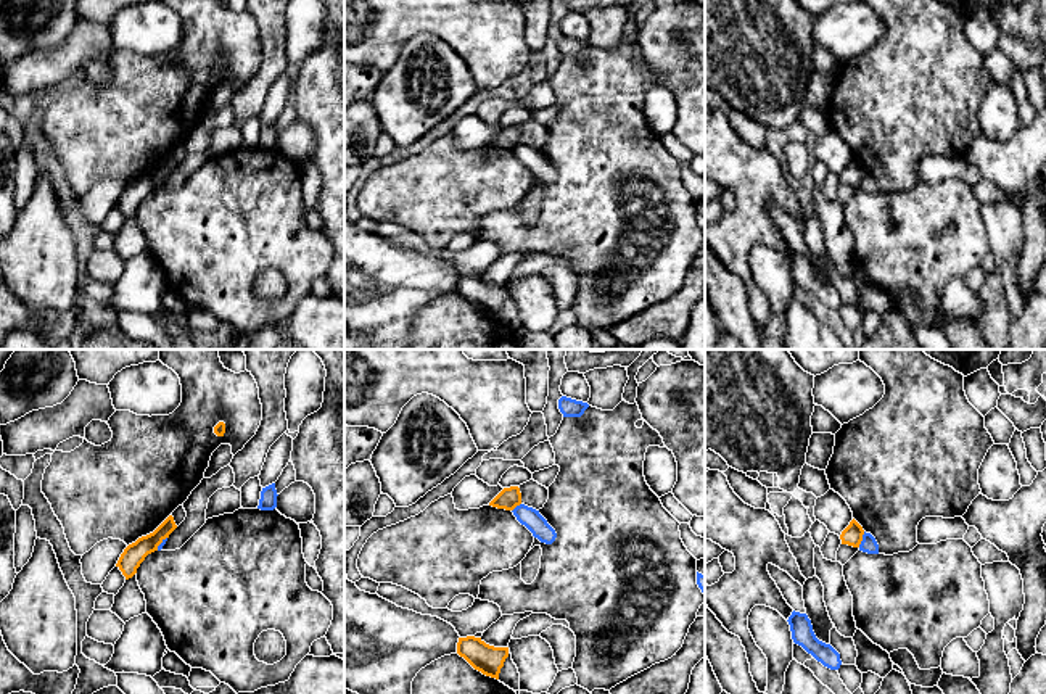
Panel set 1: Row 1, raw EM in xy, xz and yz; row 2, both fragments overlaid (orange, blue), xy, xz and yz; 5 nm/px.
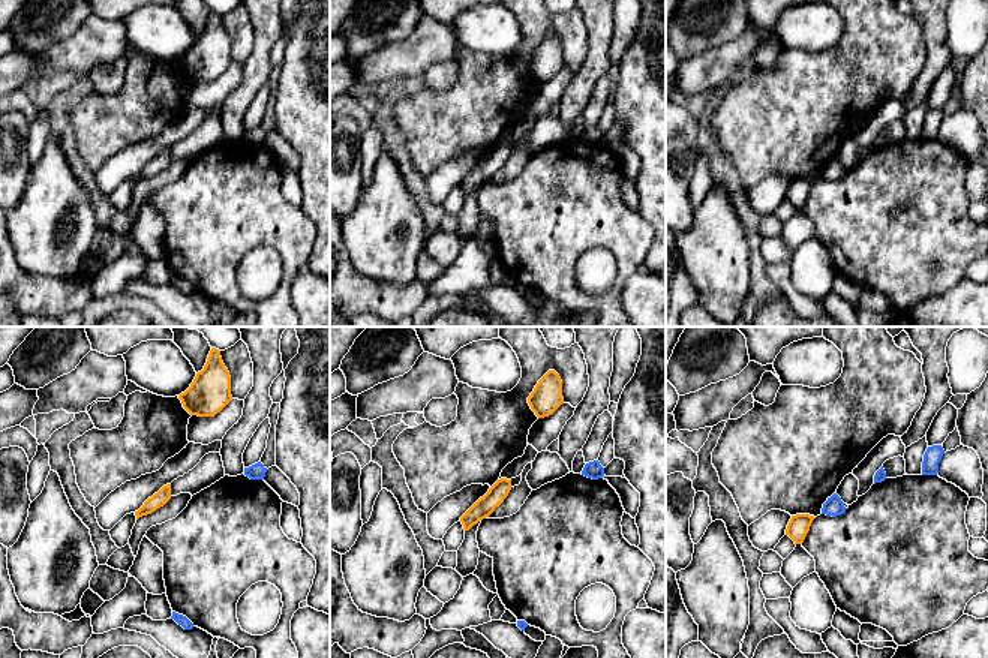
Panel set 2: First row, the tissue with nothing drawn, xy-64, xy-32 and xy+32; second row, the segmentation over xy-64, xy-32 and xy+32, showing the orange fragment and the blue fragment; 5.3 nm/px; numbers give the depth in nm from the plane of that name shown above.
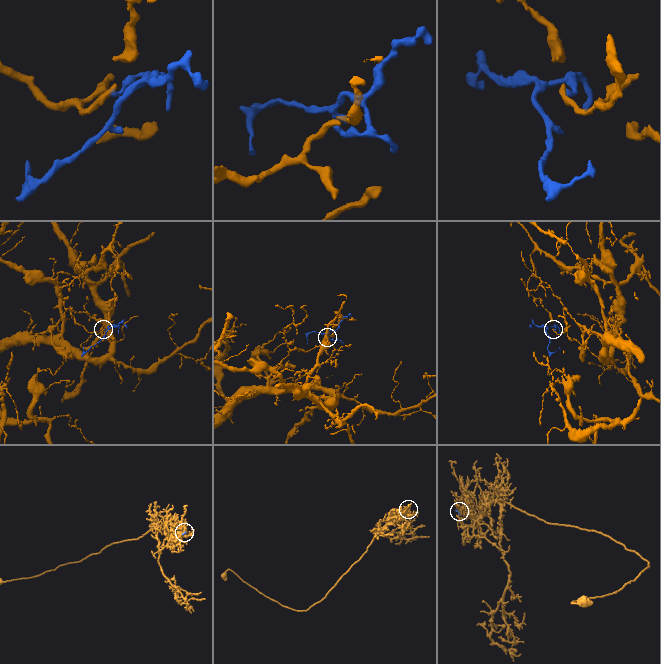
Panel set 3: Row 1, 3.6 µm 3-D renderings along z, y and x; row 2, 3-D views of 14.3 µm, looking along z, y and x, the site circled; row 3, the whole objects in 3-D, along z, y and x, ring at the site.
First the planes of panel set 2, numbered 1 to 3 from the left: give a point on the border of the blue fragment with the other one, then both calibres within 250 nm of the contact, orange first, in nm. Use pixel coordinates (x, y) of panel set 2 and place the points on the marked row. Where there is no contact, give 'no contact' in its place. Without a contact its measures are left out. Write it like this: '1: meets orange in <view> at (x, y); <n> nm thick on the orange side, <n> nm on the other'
1: no contact
2: no contact
3: no contact

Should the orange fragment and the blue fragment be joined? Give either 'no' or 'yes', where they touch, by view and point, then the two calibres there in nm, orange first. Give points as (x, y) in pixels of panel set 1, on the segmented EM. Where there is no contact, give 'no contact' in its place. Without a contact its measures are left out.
no; contact yz (861, 540); calibres 100 and 80 nm

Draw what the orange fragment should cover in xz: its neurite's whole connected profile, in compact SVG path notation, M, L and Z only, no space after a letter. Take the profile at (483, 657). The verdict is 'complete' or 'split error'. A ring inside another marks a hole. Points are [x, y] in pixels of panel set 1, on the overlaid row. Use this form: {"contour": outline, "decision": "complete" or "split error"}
{"contour": "M459 638L457 654L463 657L475 670L486 676L499 680L500 668L509 657L509 647L494 647L481 638Z", "decision": "complete"}

